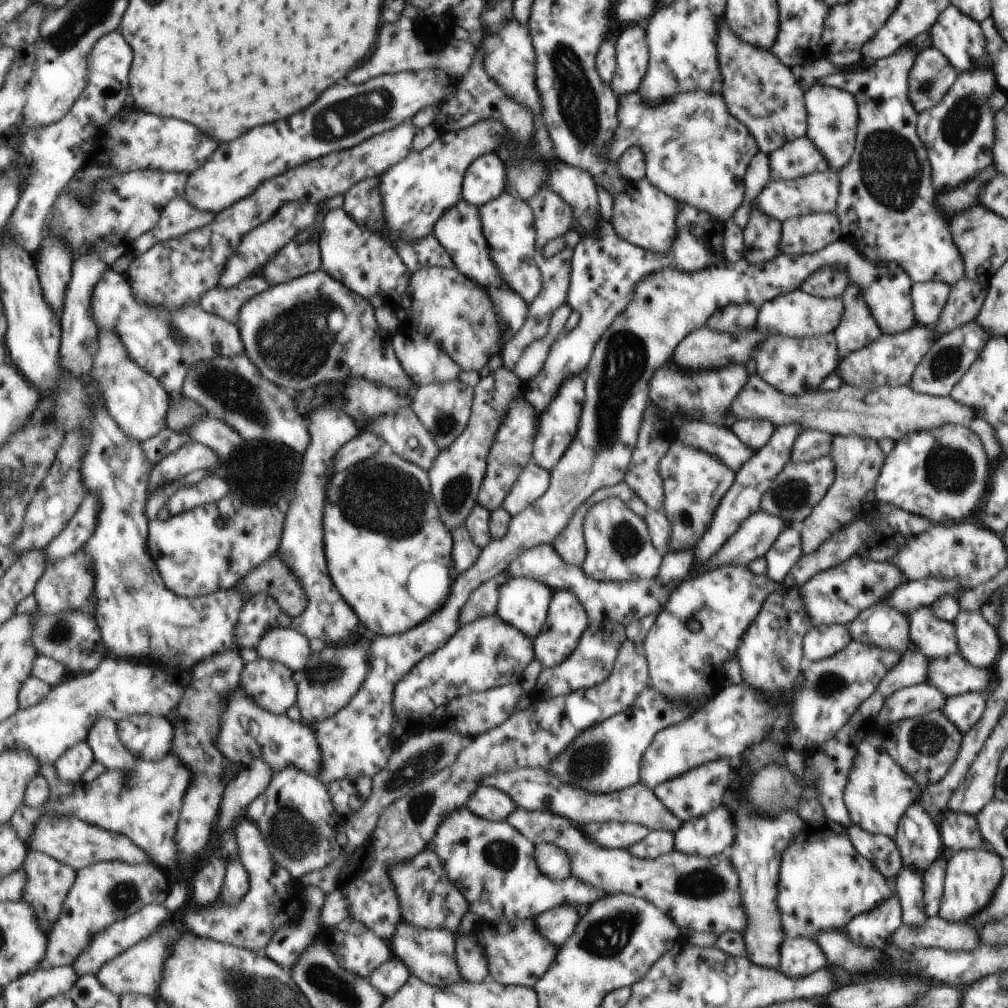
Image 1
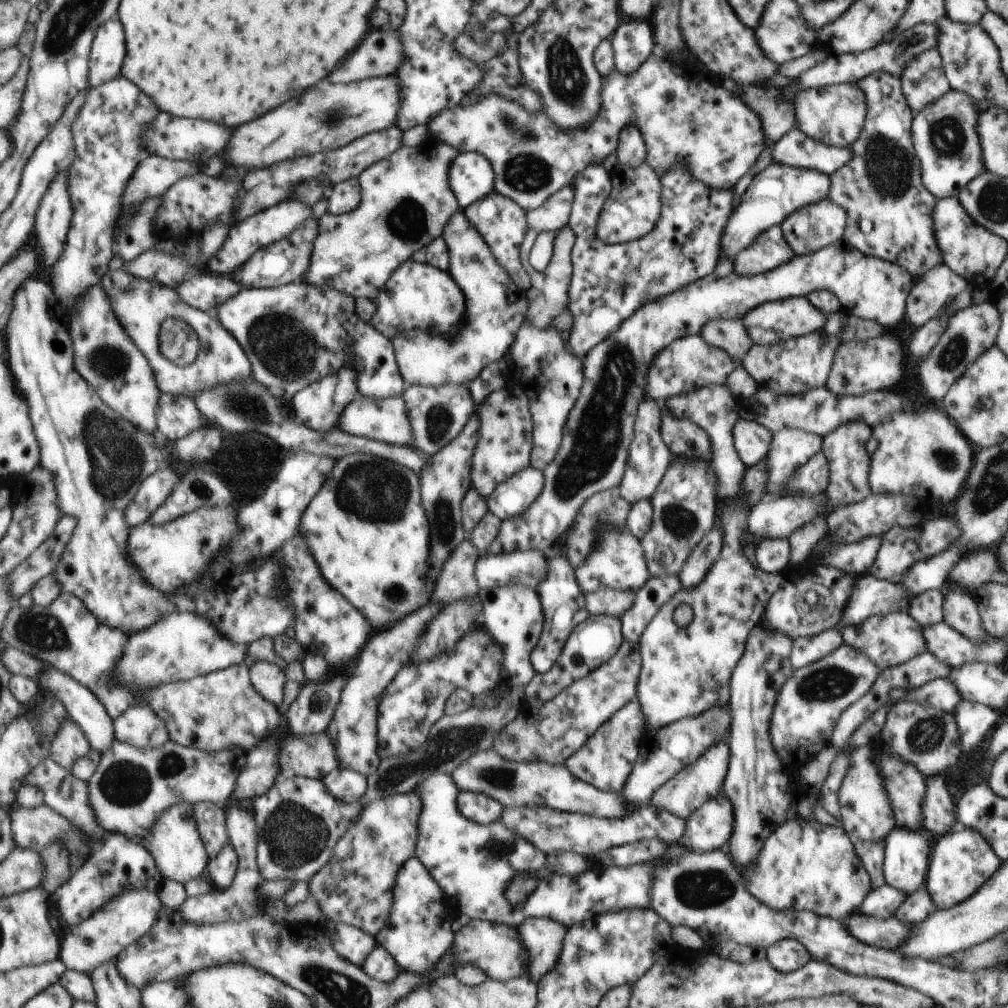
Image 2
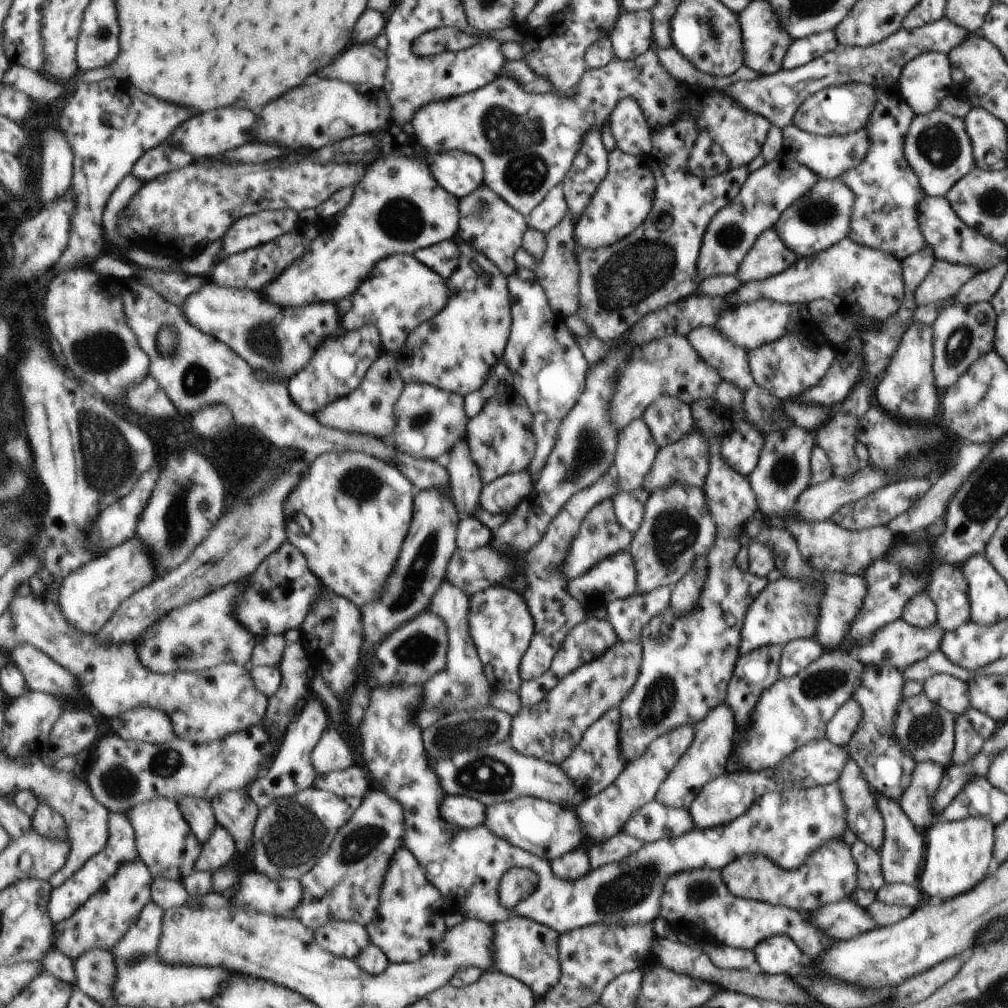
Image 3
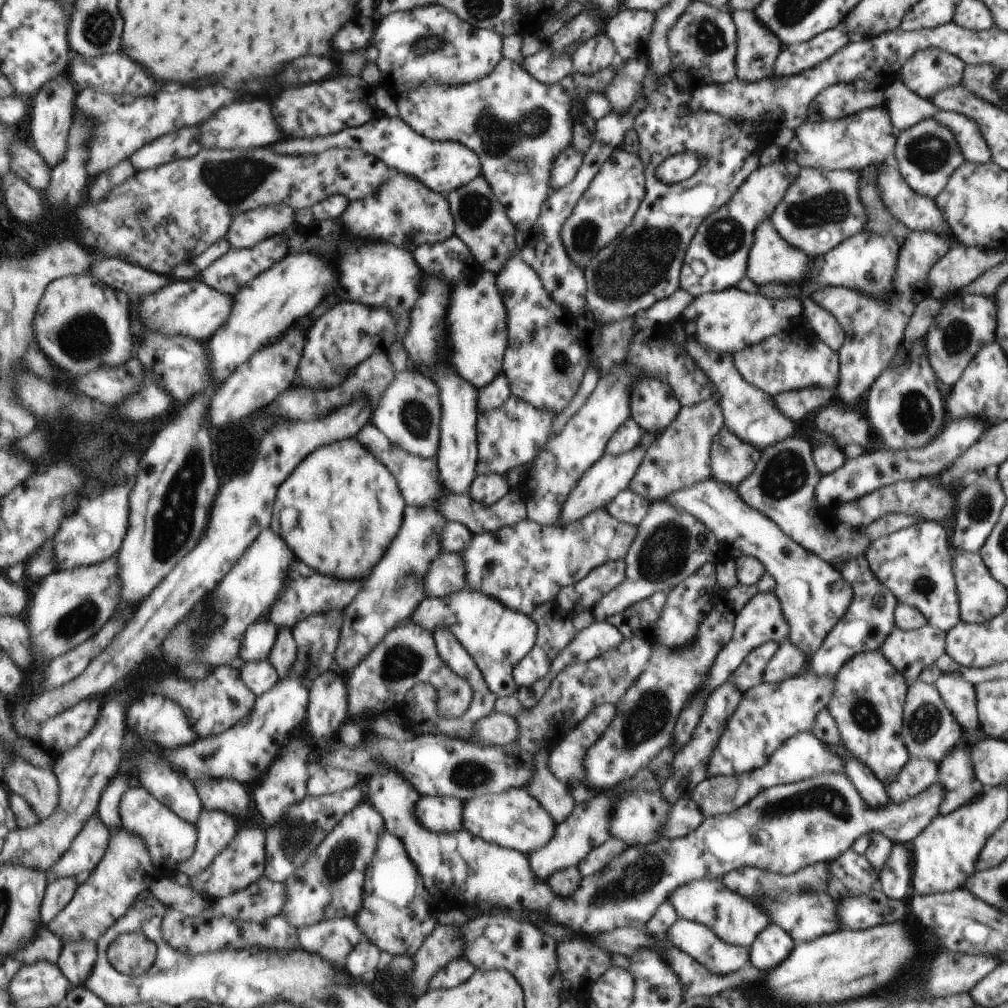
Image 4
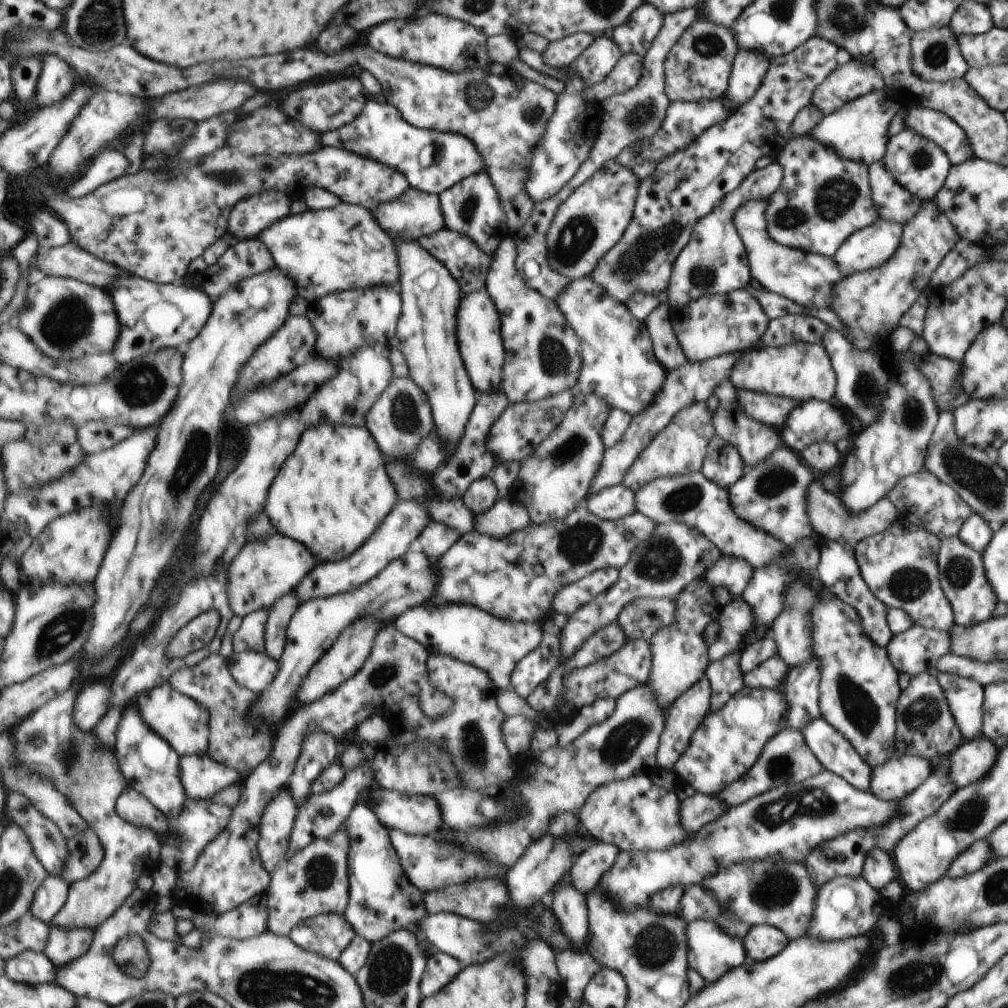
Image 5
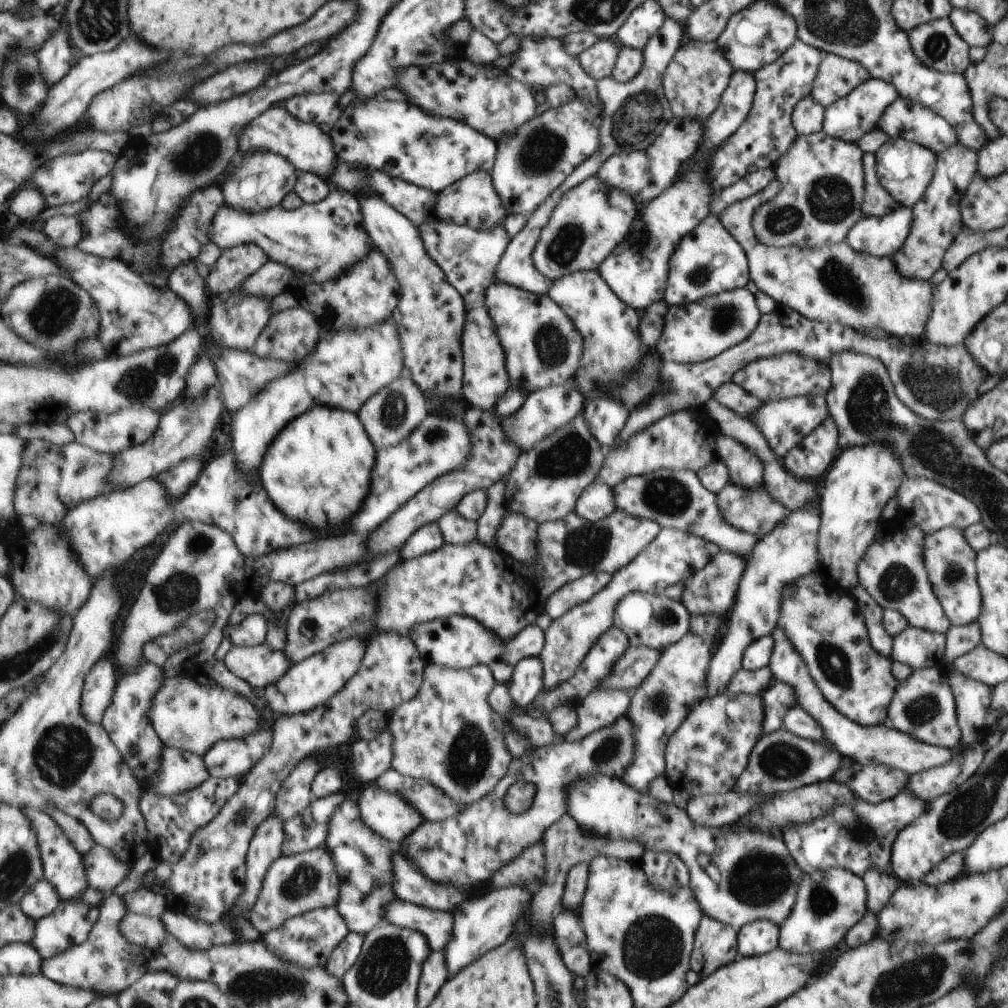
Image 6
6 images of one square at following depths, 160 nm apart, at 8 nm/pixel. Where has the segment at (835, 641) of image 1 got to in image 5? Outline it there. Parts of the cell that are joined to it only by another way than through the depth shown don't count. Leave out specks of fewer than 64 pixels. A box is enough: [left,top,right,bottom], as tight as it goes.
[743,654,787,689]

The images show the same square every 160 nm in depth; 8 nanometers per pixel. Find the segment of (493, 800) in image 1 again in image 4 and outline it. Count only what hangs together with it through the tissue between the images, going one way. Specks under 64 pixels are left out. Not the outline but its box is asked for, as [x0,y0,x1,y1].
[416,796,464,833]

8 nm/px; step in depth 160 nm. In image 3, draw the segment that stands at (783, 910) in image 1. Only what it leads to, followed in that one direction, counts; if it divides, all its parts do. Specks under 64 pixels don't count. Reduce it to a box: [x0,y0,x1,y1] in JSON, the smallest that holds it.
[721,838,859,913]

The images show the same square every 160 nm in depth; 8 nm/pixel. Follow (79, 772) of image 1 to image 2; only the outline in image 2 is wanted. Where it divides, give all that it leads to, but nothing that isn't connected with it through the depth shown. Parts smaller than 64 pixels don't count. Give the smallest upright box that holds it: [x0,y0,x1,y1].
[50,719,92,768]

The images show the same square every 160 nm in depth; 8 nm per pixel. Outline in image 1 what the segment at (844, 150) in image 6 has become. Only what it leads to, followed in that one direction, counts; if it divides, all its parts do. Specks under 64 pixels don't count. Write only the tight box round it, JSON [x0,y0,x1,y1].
[781,213,841,254]

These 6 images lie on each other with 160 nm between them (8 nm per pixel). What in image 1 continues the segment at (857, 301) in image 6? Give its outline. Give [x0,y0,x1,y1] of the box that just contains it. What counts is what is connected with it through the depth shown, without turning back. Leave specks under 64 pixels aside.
[742,207,782,264]

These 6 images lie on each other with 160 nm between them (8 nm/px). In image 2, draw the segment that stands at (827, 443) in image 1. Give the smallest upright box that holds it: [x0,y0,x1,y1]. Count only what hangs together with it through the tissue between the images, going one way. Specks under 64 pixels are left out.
[765,429,822,496]

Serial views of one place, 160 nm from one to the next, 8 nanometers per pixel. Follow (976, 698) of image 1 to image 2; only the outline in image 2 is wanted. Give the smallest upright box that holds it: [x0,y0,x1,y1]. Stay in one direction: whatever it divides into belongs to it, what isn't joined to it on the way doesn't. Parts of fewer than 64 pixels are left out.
[951,699,997,752]

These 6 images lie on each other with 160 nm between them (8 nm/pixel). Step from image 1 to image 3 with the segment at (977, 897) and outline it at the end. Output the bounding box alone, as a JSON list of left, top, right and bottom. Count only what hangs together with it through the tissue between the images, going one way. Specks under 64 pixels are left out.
[917,817,994,901]

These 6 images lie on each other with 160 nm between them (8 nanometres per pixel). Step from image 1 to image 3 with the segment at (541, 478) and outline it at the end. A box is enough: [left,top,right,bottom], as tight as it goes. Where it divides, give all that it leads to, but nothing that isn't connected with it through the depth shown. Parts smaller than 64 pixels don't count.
[481,470,536,516]

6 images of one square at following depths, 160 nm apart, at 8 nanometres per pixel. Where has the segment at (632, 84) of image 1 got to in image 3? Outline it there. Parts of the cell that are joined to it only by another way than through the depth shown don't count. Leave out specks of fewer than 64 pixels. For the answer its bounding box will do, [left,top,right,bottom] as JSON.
[607,10,652,61]

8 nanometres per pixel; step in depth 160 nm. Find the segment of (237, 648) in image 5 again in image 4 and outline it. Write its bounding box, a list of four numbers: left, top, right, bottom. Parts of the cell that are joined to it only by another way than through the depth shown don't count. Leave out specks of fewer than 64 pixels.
[240,618,279,662]

